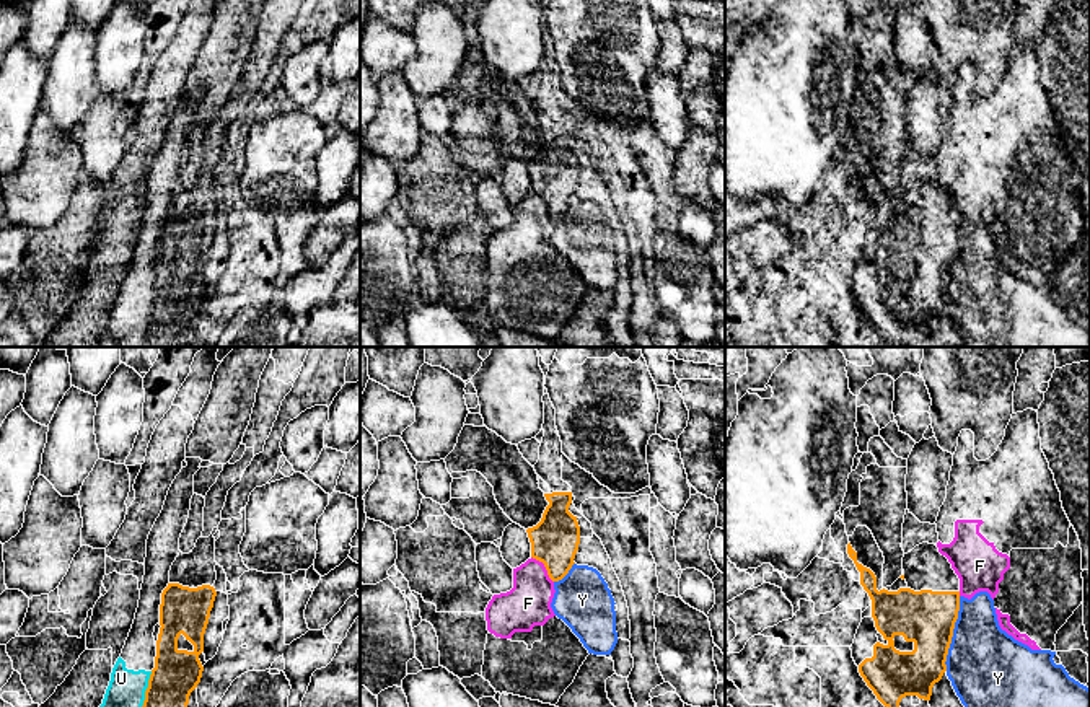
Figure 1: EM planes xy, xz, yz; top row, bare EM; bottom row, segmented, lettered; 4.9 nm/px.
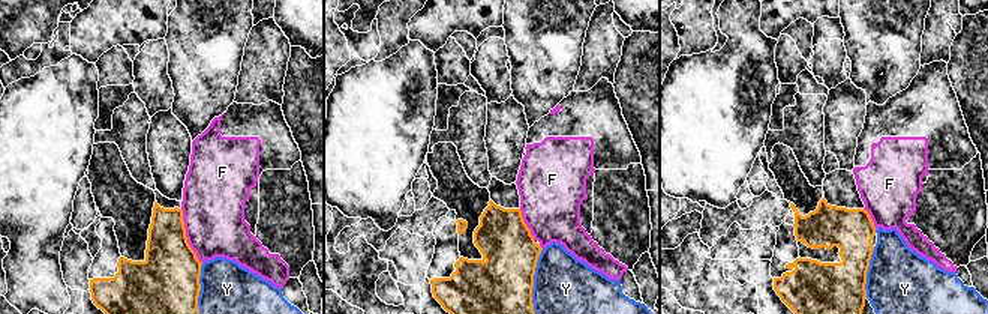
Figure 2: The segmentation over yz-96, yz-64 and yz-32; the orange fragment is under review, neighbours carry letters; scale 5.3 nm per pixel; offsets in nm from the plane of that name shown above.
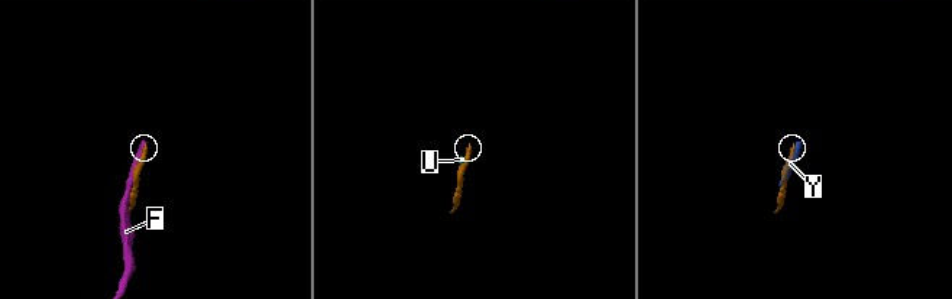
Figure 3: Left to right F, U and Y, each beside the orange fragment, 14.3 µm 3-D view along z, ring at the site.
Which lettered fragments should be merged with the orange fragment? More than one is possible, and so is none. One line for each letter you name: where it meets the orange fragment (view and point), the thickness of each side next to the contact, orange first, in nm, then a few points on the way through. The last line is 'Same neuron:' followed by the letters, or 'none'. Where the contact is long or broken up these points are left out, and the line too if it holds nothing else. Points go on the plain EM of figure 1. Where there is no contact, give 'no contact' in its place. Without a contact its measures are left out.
Same neuron: none

